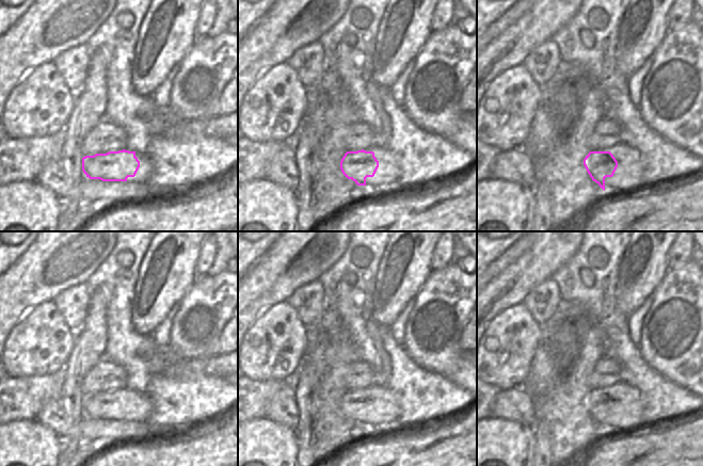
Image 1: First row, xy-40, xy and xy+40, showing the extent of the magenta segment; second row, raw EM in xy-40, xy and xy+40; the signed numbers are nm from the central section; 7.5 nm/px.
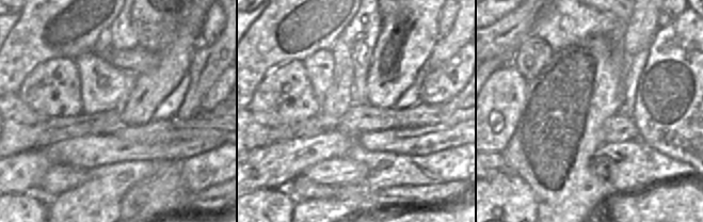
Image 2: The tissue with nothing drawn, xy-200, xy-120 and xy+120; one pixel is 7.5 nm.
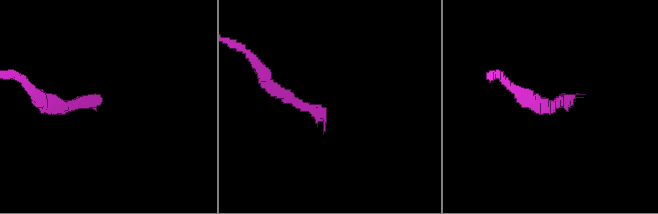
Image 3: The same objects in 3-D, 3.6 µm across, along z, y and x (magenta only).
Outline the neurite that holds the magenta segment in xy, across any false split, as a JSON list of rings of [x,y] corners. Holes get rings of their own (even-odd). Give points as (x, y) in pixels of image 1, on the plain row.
[[[382,386],[347,390],[340,400],[340,408],[357,424],[373,424],[376,433],[388,433],[399,428],[398,396]]]

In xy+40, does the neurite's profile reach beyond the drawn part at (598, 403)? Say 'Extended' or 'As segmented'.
Extended

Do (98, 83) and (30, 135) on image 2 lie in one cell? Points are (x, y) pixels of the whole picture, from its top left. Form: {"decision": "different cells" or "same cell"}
{"decision": "different cells"}

